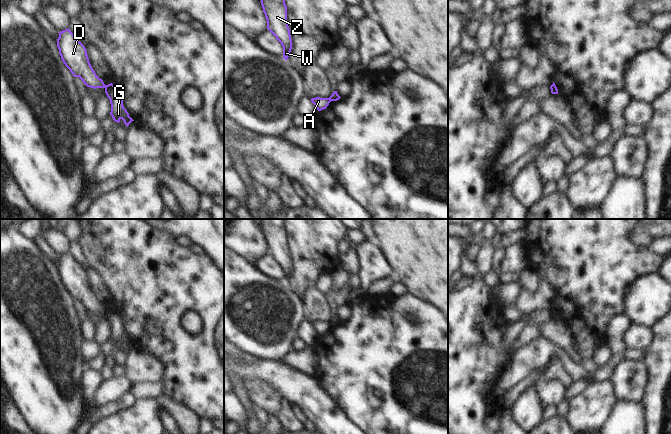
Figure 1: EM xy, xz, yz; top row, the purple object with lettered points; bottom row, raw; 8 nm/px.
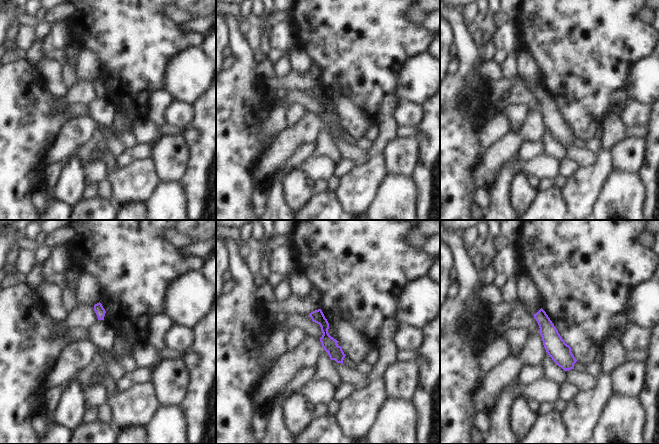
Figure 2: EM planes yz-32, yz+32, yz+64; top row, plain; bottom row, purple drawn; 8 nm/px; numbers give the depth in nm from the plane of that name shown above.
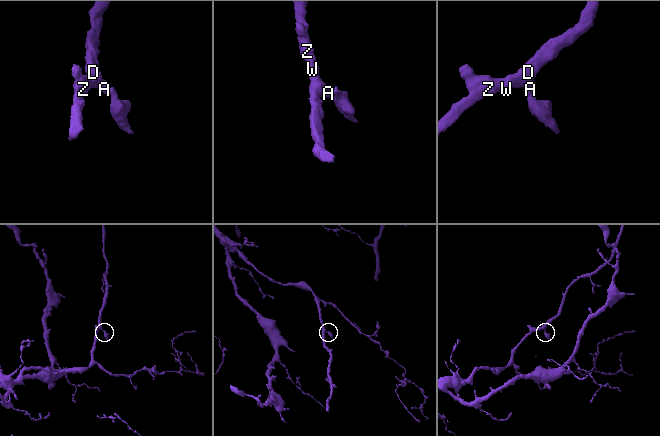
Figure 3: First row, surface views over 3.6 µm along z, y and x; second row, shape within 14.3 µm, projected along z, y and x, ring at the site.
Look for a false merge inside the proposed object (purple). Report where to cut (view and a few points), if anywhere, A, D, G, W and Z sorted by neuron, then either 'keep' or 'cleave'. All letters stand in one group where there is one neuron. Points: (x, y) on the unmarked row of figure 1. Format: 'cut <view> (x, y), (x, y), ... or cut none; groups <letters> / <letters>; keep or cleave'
cut xy (106, 309), (104, 311); groups A D W Z / G; cleave

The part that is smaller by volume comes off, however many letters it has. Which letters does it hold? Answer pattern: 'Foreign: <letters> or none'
Foreign: G

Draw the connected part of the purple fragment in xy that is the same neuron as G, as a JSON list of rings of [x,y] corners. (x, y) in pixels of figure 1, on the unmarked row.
[[[112,307],[105,310],[105,317],[110,324],[111,336],[113,344],[117,347],[122,343],[124,348],[128,351],[129,348],[134,345],[127,334],[123,330],[122,320],[115,309]]]

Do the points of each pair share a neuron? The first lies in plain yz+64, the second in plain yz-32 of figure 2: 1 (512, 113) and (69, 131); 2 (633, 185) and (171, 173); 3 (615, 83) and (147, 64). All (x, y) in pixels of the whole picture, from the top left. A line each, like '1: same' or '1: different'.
1: different
2: different
3: same

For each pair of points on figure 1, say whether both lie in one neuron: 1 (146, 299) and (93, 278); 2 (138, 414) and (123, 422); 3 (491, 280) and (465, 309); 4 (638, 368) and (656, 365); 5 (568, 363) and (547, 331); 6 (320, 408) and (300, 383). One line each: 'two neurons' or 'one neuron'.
1: two neurons
2: one neuron
3: two neurons
4: two neurons
5: two neurons
6: one neuron

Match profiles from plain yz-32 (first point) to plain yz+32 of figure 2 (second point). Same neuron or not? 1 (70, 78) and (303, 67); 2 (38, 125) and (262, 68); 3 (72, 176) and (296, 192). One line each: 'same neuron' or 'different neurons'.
1: different neurons
2: different neurons
3: same neuron

